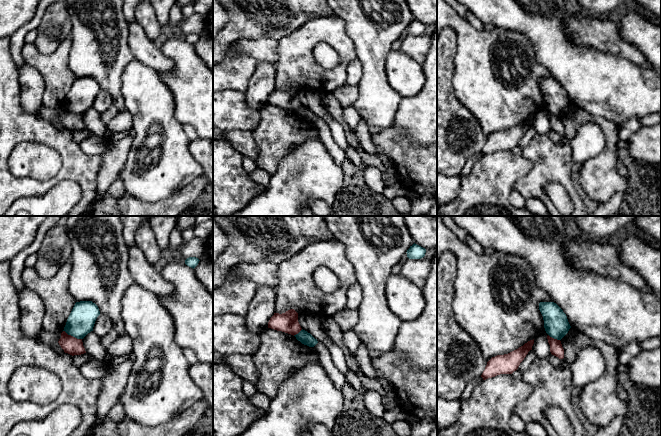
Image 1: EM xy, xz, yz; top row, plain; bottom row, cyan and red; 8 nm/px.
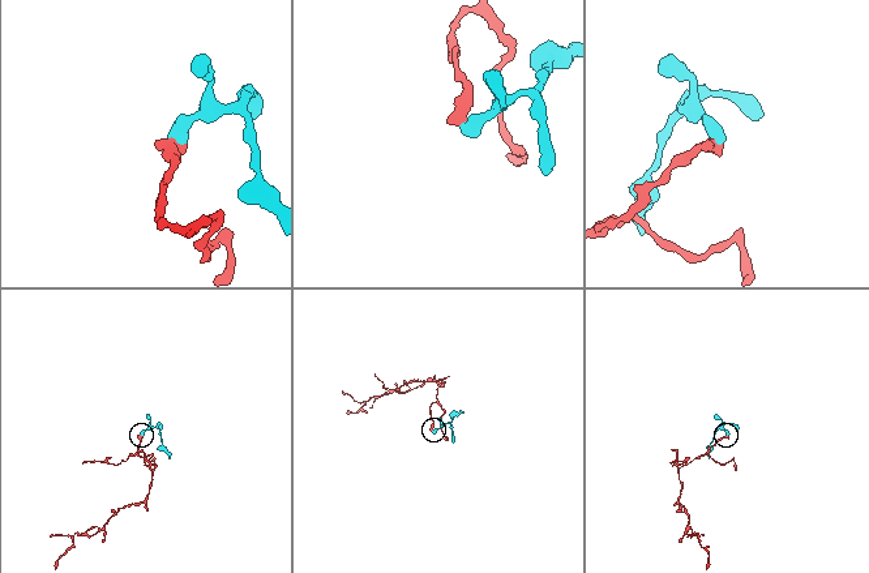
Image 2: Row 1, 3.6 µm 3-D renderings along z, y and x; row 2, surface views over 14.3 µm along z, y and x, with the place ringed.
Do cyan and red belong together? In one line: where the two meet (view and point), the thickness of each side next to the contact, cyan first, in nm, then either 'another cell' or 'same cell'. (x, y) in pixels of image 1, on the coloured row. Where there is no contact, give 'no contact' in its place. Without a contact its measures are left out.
xy (72, 335) | 220/140 nm | another cell

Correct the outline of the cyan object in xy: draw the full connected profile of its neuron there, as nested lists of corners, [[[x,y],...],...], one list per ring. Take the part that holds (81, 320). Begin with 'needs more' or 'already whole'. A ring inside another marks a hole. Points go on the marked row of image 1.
already whole | [[[92,301],[76,302],[63,331],[77,339],[83,339],[93,331],[95,321],[99,315],[98,306]]]

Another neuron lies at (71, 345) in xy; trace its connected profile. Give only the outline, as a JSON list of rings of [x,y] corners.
[[[65,331],[61,333],[61,338],[58,343],[65,353],[72,356],[86,353],[82,339],[77,339],[71,335],[68,335]]]

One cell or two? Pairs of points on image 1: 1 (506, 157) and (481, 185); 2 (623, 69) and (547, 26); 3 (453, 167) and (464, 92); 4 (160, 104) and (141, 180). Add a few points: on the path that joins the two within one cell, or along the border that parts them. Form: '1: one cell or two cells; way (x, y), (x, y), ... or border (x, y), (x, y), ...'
1: one cell; way (502, 164), (488, 178)
2: one cell; way (603, 69), (587, 69), (564, 46)
3: two cells; border (451, 84), (455, 96), (478, 122)
4: one cell; way (164, 124), (167, 127), (167, 158), (161, 164)

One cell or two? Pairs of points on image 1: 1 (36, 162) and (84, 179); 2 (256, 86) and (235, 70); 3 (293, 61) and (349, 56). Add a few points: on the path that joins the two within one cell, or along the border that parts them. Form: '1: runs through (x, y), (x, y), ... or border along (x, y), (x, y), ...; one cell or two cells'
1: border along (53, 147), (61, 168), (39, 182); two cells
2: border along (258, 62), (244, 92); two cells
3: runs through (307, 73), (334, 73), (337, 70); one cell

